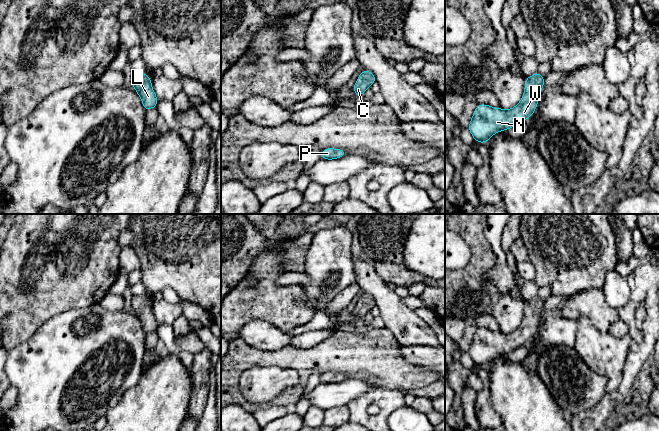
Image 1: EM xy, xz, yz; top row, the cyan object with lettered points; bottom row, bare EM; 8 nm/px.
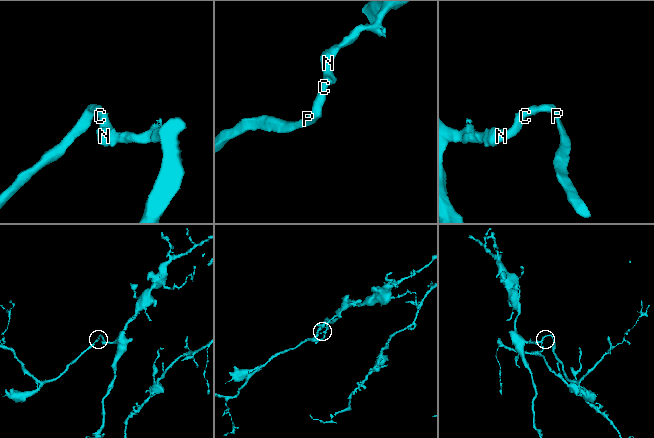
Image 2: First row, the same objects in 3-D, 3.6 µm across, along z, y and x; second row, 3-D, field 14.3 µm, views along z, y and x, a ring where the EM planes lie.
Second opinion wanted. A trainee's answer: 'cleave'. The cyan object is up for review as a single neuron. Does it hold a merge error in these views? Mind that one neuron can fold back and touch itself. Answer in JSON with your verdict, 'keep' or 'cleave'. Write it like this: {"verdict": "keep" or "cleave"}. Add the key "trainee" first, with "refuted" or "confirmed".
{"trainee": "refuted", "verdict": "keep"}

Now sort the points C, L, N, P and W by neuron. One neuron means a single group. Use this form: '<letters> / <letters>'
C L N P W

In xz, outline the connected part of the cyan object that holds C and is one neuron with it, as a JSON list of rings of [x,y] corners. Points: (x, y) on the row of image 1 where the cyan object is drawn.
[[[363,70],[353,86],[356,97],[360,97],[360,95],[365,93],[365,91],[375,82],[376,78],[374,74],[371,71]]]

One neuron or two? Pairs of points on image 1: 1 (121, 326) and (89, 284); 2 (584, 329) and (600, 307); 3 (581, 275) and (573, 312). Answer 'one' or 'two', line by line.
1: two
2: two
3: two

